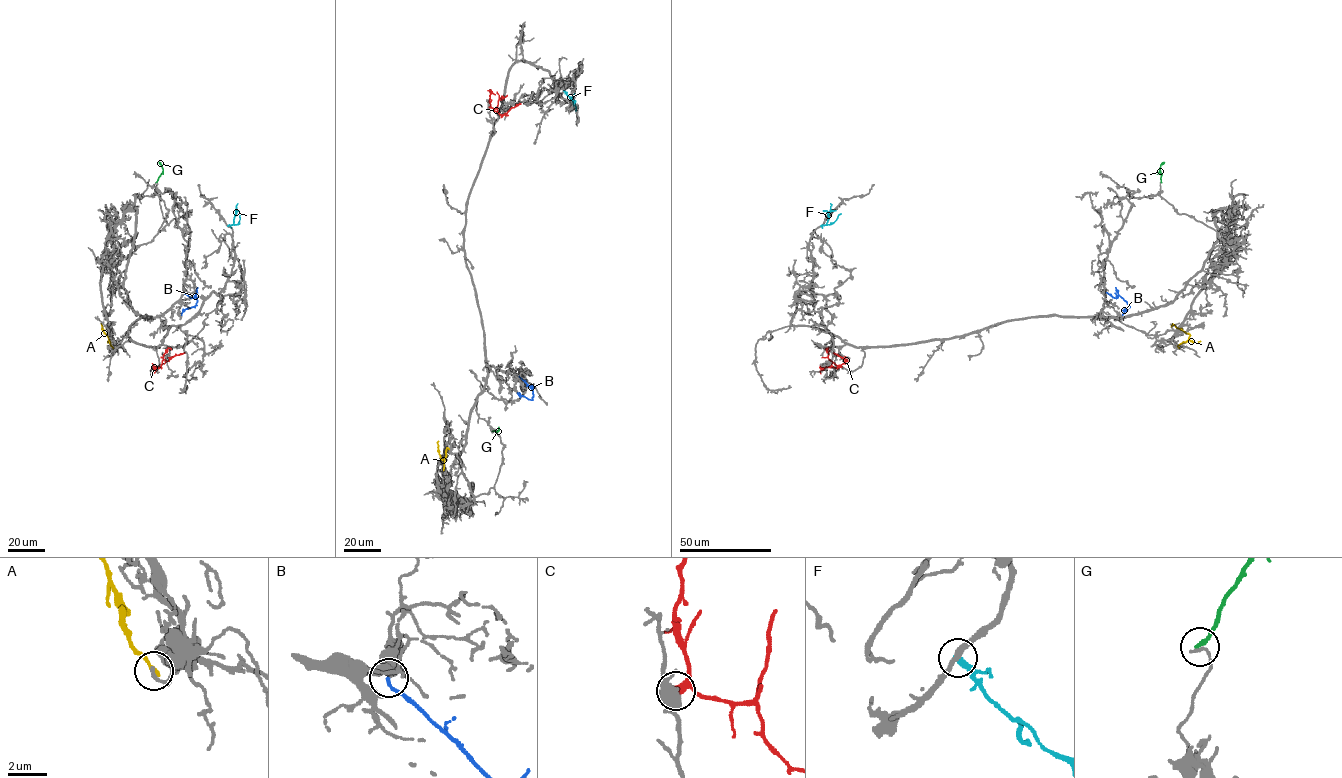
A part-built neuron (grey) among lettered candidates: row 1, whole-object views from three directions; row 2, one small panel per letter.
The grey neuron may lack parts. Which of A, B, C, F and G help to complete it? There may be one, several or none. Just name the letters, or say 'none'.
B

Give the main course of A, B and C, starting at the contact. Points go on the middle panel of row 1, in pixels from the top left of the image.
A: (449, 448), (443, 460), (438, 441)
B: (519, 376), (531, 388), (533, 396), (531, 400), (517, 392)
C: (489, 107), (505, 115), (521, 104)

